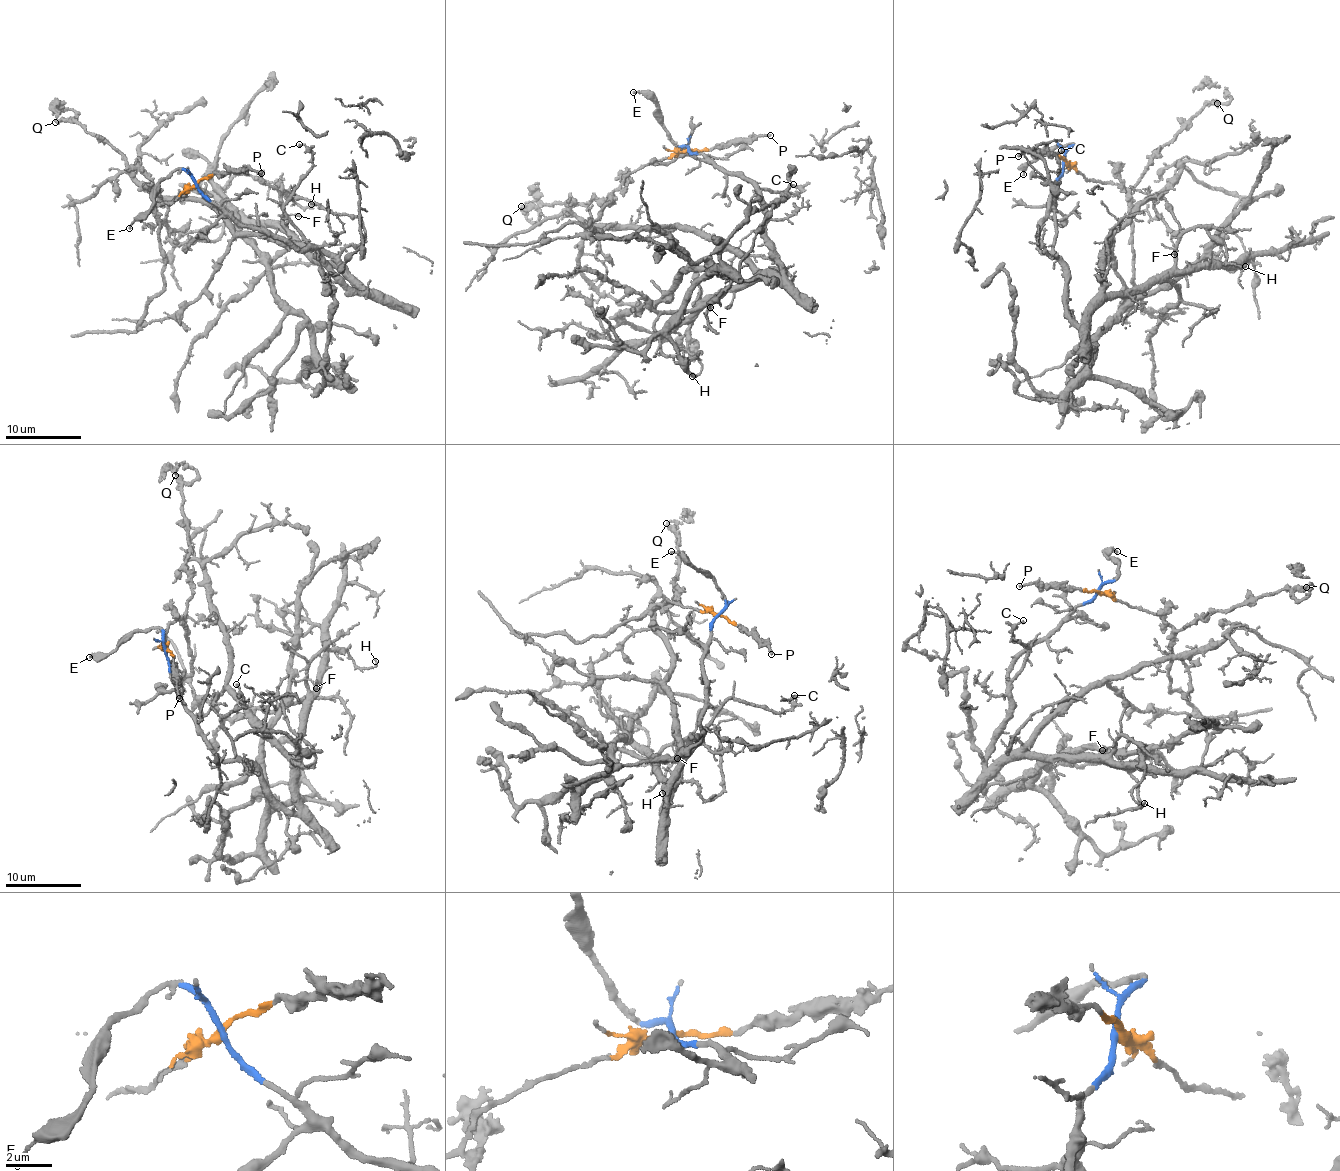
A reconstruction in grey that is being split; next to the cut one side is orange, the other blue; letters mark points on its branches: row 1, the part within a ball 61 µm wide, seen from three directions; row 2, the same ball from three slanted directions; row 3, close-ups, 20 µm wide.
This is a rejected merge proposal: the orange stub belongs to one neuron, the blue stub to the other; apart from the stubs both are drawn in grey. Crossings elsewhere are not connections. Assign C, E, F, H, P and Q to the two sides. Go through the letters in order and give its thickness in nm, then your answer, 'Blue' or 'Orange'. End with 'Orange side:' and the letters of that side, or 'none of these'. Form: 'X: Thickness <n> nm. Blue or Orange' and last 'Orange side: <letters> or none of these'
C: Thickness 140 nm. Blue
E: Thickness 120 nm. Blue
F: Thickness 180 nm. Blue
H: Thickness 150 nm. Blue
P: Thickness 180 nm. Orange
Q: Thickness 340 nm. Orange
Orange side: P, Q

